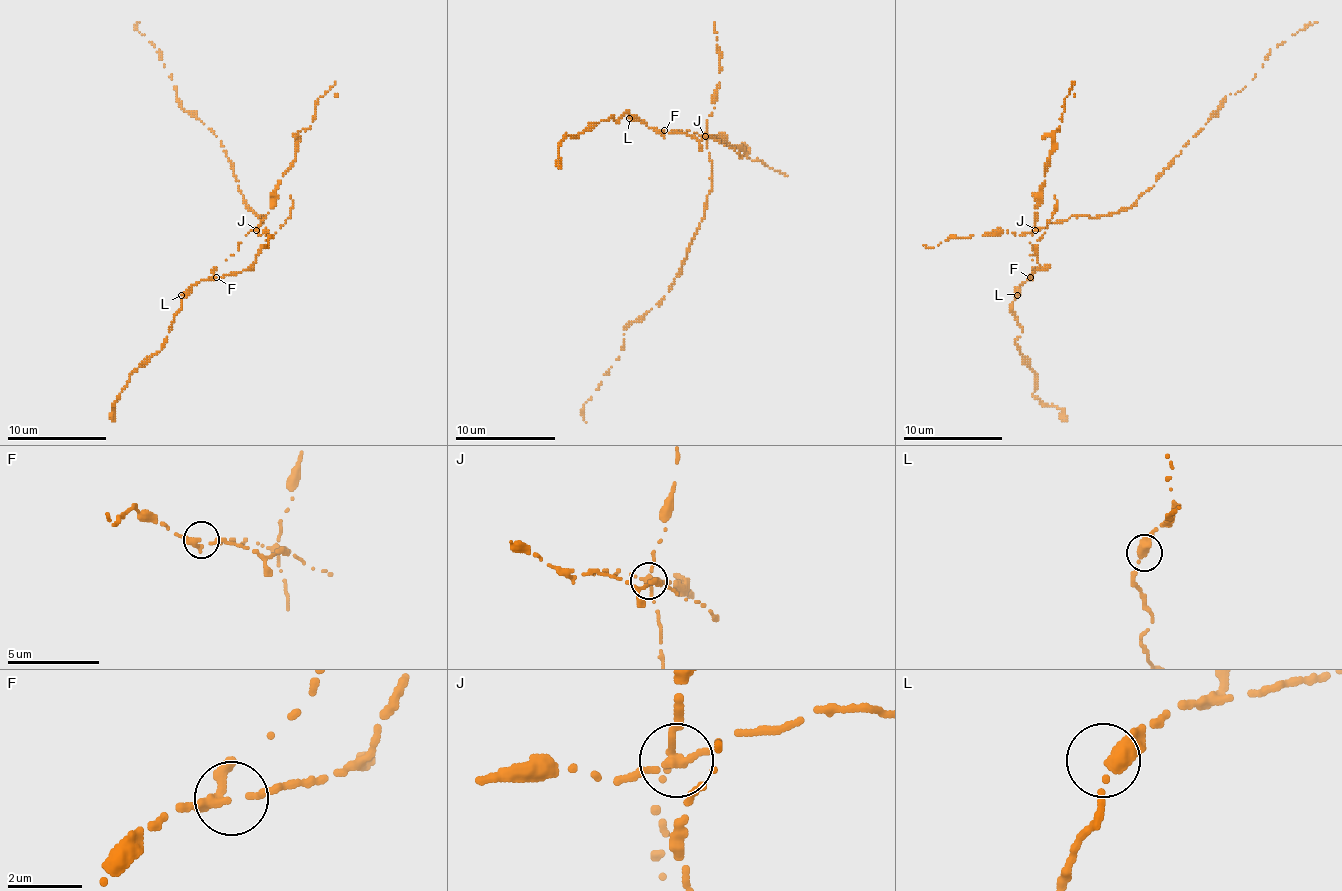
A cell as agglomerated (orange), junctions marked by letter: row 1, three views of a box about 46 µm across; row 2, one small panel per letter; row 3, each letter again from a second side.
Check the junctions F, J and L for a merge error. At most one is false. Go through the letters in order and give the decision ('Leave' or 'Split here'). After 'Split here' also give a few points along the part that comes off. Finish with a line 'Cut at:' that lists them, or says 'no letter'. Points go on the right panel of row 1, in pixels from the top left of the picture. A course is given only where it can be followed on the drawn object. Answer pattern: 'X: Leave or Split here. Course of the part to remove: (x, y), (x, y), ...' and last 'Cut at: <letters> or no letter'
F: Leave
J: Split here. Course of the part to remove: (1035, 230), (1072, 215), (1099, 218), (1126, 210), (1225, 96), (1255, 77), (1265, 57), (1317, 22)
L: Leave
Cut at: J

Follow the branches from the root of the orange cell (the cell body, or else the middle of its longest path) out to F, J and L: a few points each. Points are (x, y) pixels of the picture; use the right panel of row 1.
F: (1089, 218), (1072, 215), (1067, 220), (1035, 230), (1030, 243), (1030, 277)
J: (1089, 218), (1072, 215), (1067, 220), (1035, 230)
L: (1089, 218), (1072, 215), (1067, 220), (1052, 223), (1032, 233), (1032, 275), (1017, 295)

